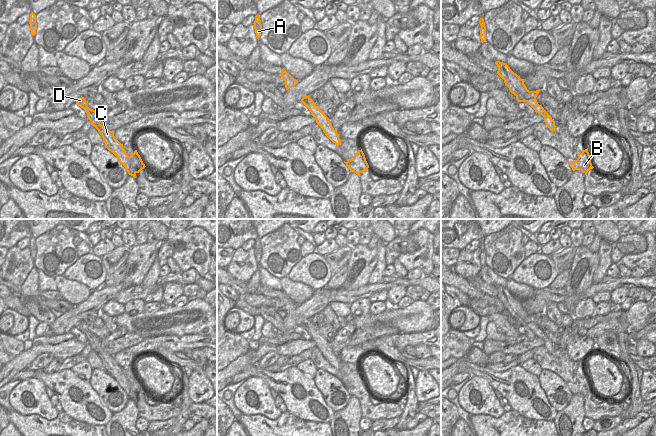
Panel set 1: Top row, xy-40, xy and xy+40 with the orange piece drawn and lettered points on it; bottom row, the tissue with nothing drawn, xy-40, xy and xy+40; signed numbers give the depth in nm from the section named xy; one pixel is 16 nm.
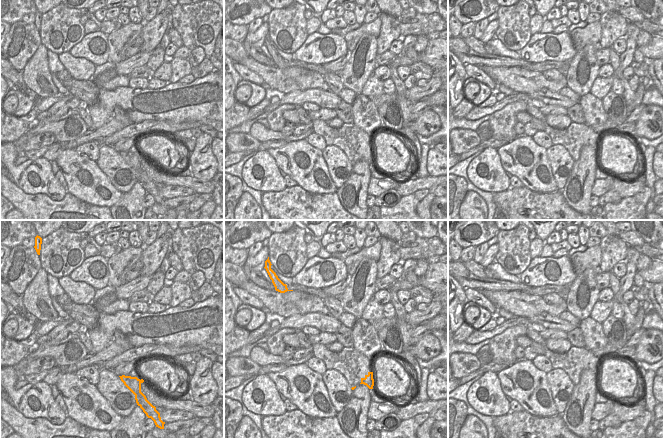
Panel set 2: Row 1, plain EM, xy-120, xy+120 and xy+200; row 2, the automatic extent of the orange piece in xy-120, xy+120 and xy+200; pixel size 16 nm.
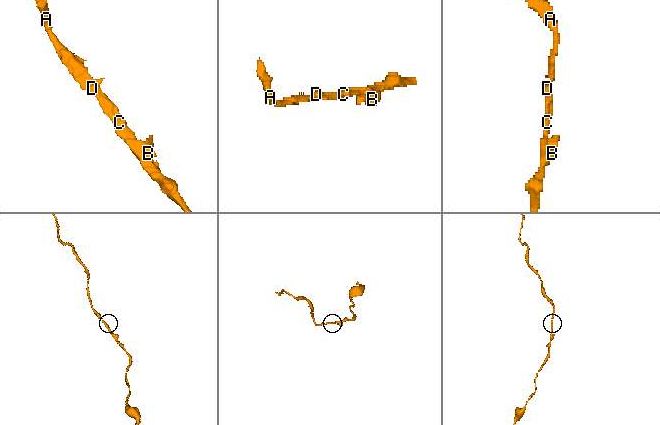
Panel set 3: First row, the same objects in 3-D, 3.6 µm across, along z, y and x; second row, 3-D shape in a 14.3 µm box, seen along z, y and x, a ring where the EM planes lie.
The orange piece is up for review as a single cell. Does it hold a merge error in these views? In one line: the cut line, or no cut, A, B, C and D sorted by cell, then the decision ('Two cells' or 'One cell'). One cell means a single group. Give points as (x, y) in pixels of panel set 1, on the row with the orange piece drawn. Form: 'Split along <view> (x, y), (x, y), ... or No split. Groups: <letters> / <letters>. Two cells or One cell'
No split. Groups: A B C D. One cell.

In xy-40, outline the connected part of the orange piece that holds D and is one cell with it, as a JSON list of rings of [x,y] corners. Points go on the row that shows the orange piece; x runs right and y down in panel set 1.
[[[79,97],[76,101],[76,104],[83,108],[87,113],[87,117],[90,120],[91,125],[94,126],[102,136],[105,143],[105,148],[107,148],[117,157],[129,175],[136,178],[136,174],[146,167],[137,150],[128,155],[123,148],[123,144],[121,144],[115,138],[114,131],[110,131],[101,125],[102,116],[95,110],[88,107],[84,97]]]

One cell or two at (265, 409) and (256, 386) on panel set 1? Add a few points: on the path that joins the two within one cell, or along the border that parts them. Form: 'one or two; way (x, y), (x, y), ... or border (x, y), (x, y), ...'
one; way (262, 403), (257, 392)

